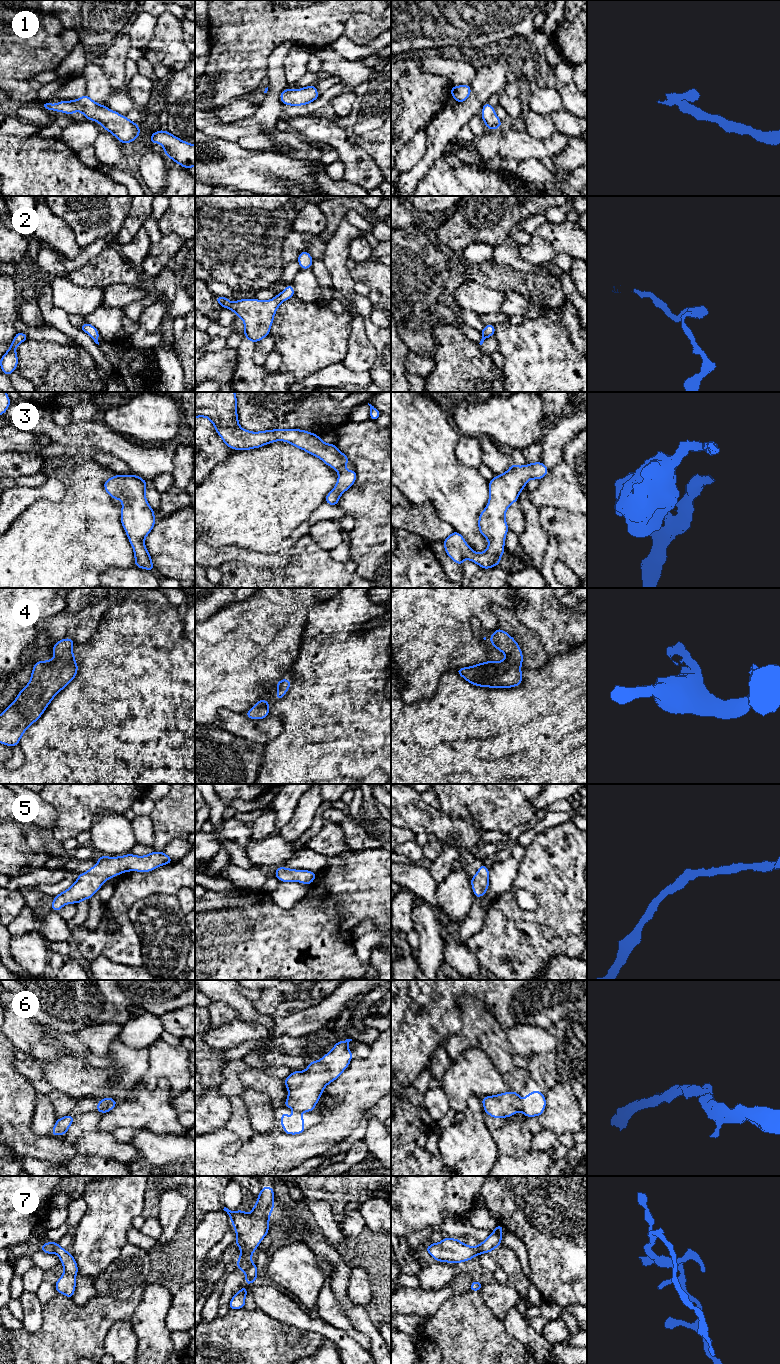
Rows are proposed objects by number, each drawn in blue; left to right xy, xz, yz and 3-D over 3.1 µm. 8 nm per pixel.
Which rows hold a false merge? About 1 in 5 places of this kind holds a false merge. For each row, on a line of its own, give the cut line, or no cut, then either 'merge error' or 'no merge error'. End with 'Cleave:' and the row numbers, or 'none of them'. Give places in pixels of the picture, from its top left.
1: no cut; no merge error
2: no cut; no merge error
3: no cut; no merge error
4: no cut; no merge error
5: no cut; no merge error
6: cut in yz along (522, 1101), (520, 1110); merge error
7: cut in xy along (52, 1243), (55, 1252); merge error
Cleave: 6, 7

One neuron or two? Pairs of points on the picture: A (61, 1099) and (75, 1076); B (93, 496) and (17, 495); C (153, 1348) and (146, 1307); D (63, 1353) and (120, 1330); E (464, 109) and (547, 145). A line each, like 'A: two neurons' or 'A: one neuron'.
A: two neurons
B: two neurons
C: one neuron
D: two neurons
E: two neurons

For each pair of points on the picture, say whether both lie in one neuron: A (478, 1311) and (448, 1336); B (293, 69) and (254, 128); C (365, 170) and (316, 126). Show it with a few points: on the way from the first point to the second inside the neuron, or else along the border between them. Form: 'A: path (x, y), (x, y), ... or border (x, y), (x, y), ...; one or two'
A: path (471, 1318), (461, 1328), (455, 1329); one
B: border (286, 55), (284, 70), (287, 83); two
C: path (355, 159), (329, 133); one

